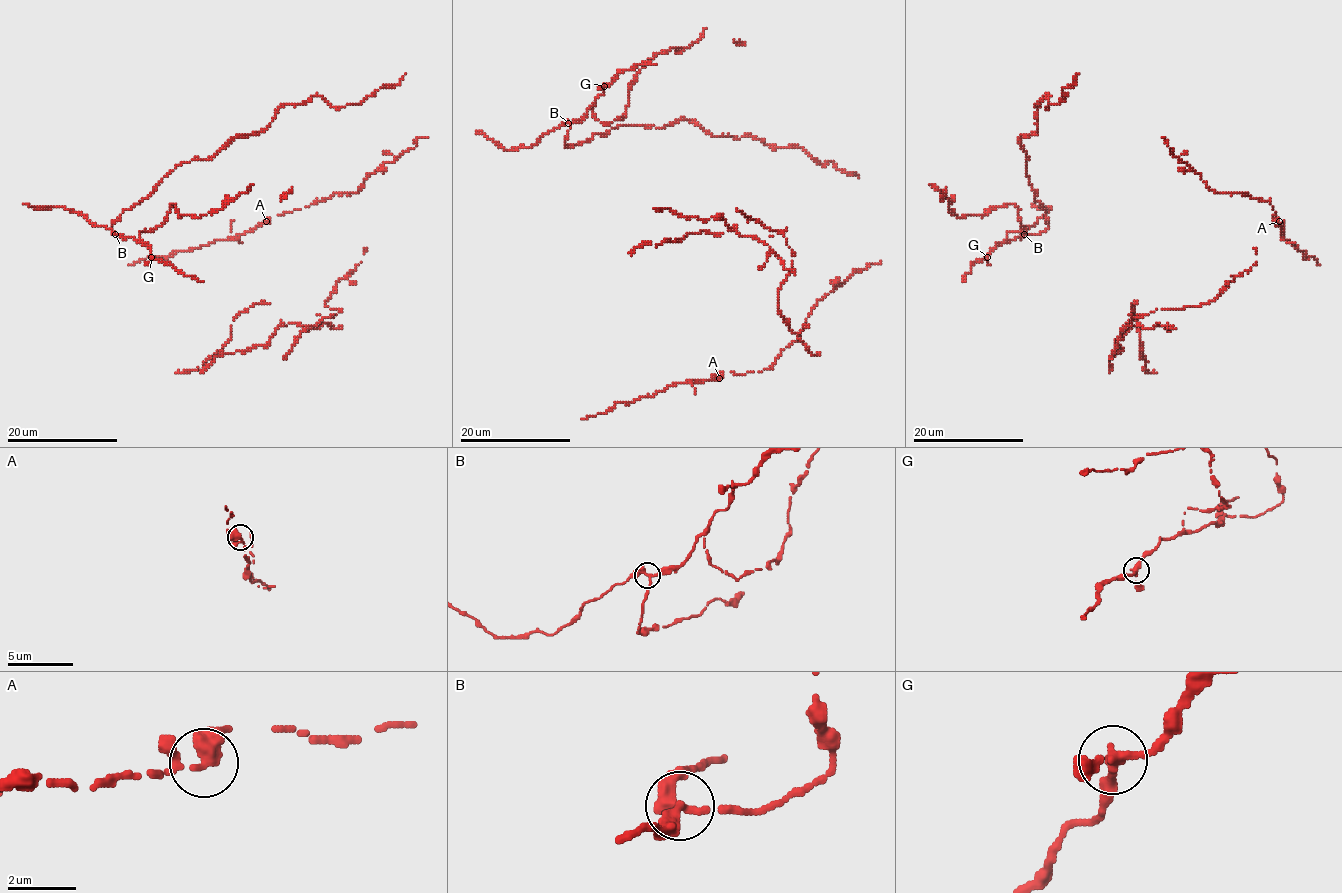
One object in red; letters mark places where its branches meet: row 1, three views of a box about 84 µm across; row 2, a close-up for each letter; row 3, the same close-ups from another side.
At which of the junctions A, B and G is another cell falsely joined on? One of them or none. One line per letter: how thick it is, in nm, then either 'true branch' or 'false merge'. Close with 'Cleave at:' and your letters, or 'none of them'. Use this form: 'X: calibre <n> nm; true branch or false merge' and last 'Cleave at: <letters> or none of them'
A: calibre 320 nm; true branch
B: calibre 280 nm; true branch
G: calibre 260 nm; true branch
Cleave at: none of them

